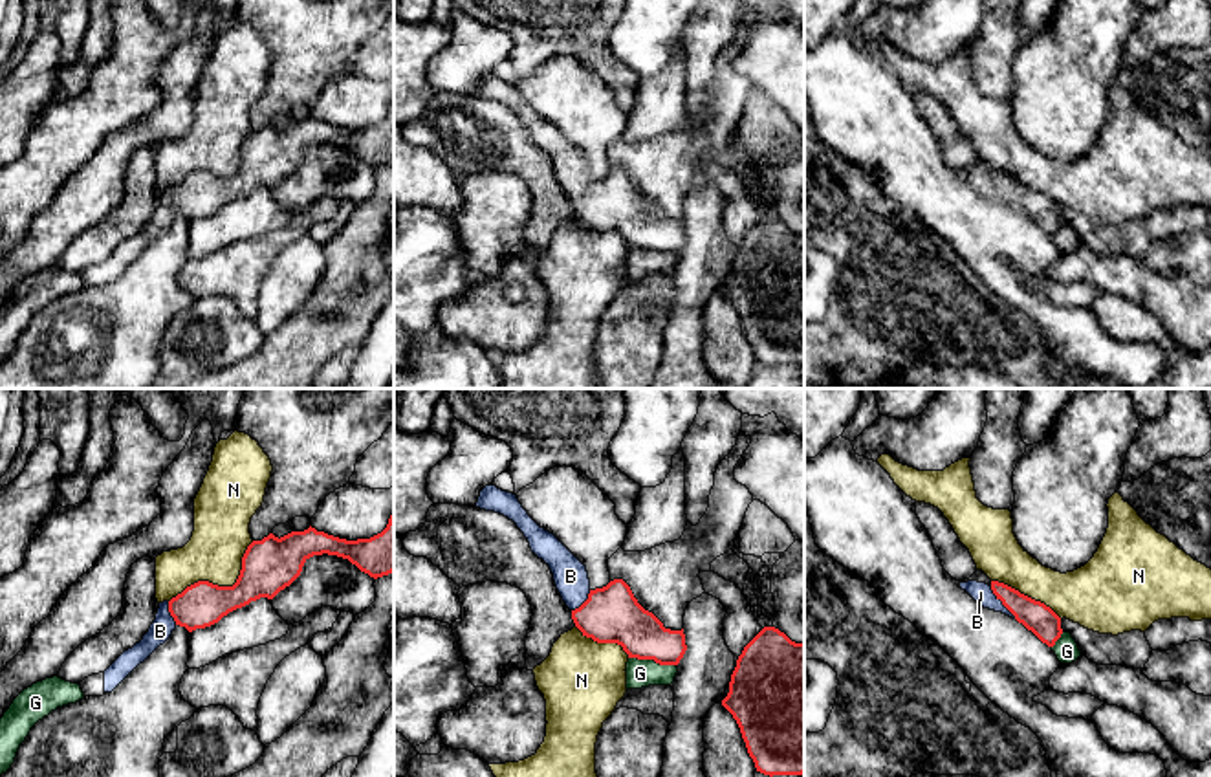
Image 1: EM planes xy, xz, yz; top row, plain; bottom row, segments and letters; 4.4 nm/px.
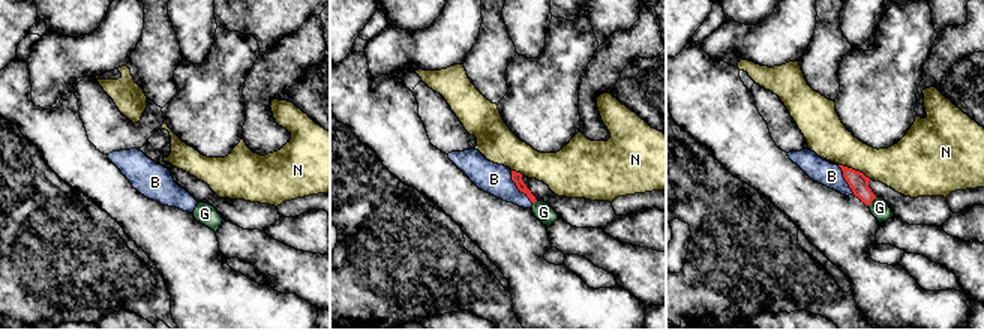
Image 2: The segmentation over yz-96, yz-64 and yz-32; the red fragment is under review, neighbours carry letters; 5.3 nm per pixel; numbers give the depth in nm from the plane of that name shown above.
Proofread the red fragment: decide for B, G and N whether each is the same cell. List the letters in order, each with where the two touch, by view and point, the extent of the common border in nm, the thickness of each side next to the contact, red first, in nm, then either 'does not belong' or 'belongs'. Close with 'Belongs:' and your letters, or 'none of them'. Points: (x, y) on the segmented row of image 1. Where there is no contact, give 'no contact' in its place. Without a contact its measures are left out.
B: meets red in yz at (1003, 603); contact 180 nm long; 140 nm thick on the red side, 90 nm on the other; belongs
G: meets red in xz at (653, 658); contact 220 nm long; 240 nm thick on the red side, 130 nm on the other; does not belong
N: meets red in xy at (222, 587); contact 460 nm long; 240 nm thick on the red side, 240 nm on the other; does not belong
Belongs: B

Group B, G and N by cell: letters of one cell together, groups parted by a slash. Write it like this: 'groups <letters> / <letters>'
groups B / G / N

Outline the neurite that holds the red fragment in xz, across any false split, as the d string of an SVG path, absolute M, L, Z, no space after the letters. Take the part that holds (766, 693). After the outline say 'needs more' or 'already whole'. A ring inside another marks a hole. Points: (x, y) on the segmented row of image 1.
M764 627L738 656L722 706L736 720L757 772L804 773L804 643Z; already whole

